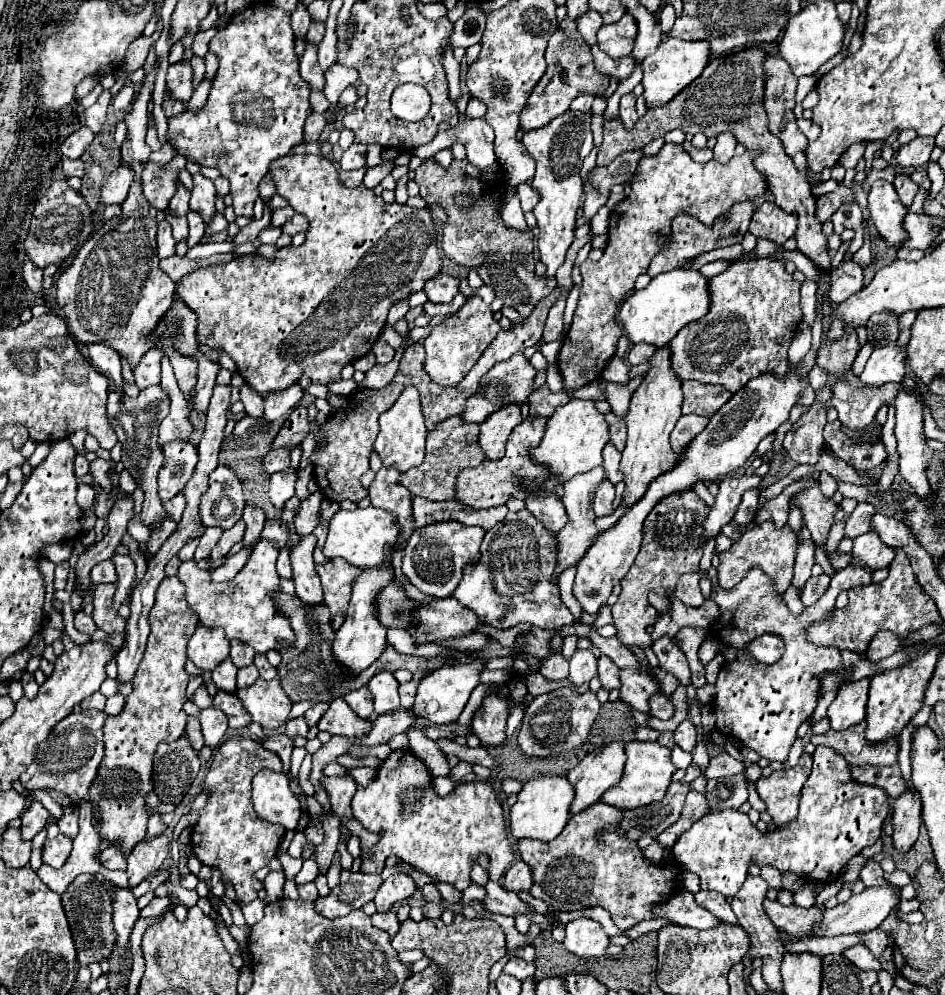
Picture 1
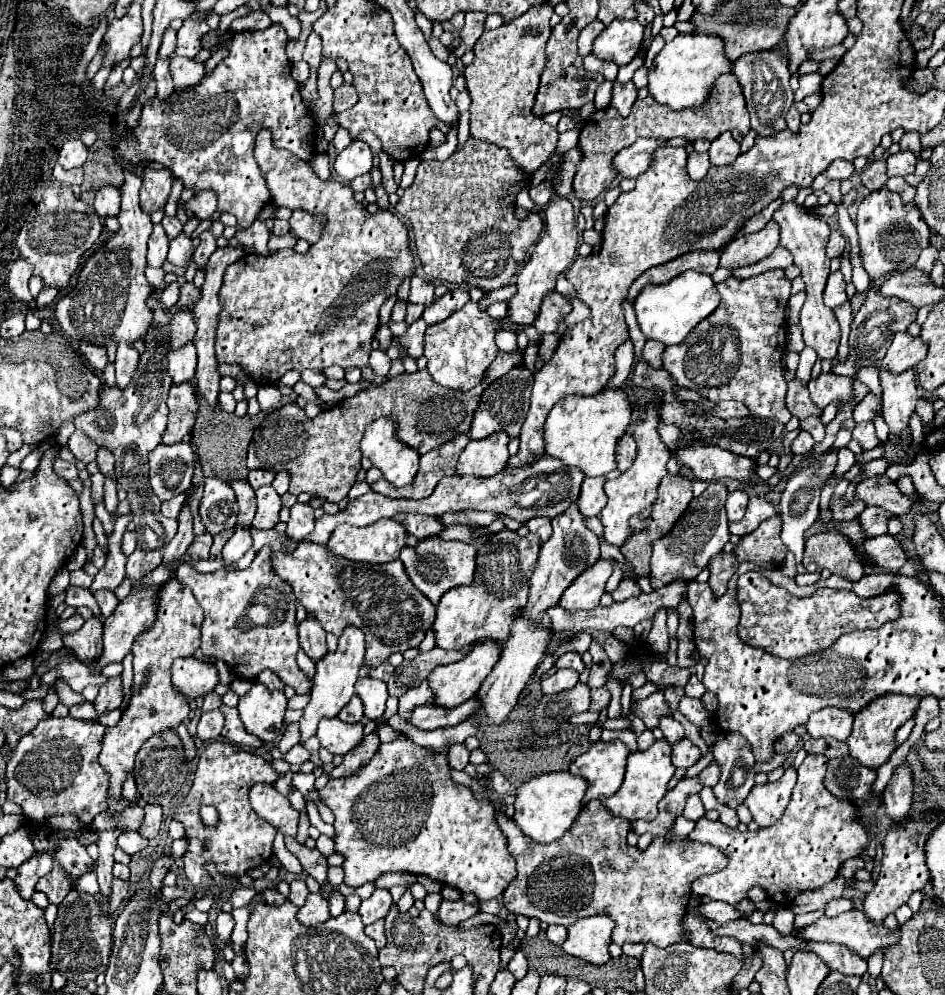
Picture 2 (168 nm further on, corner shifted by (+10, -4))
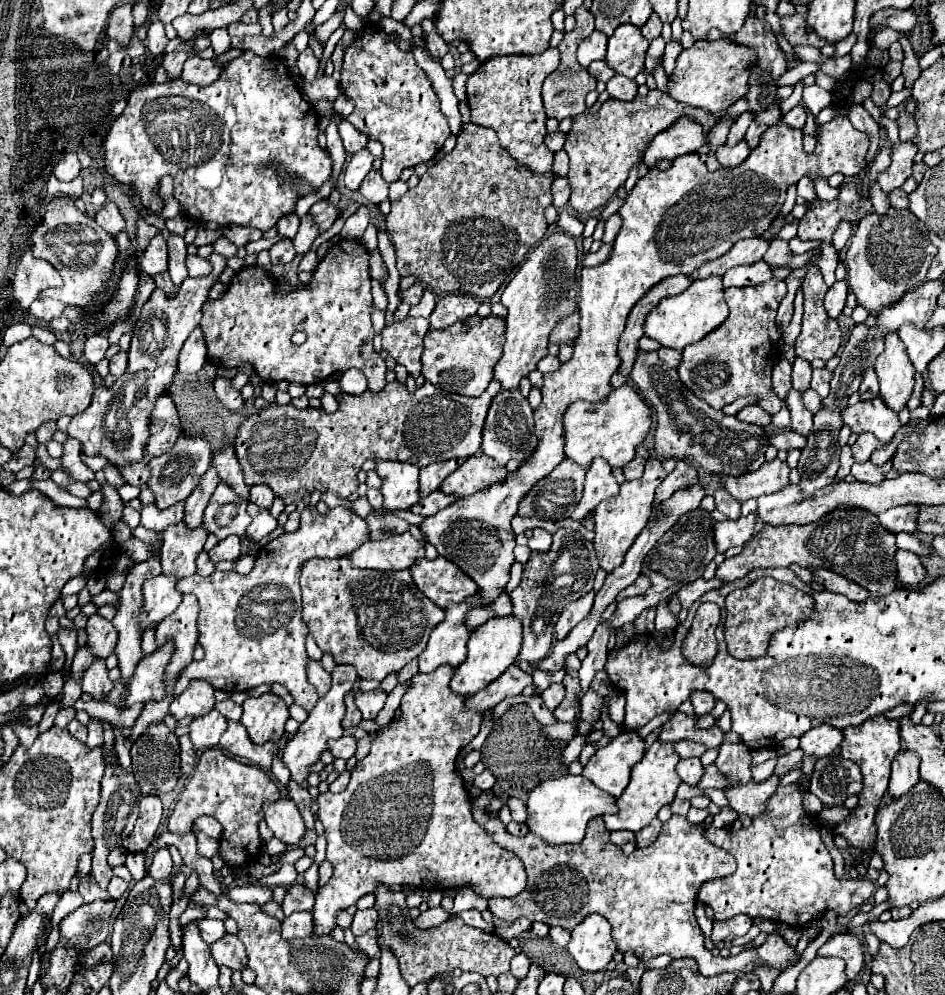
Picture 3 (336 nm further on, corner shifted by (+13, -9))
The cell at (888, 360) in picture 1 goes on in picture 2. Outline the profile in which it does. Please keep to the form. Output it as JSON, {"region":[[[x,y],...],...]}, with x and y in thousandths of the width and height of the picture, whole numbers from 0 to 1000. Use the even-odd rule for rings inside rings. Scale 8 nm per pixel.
{"region":[[[948,336],[929,372],[944,372],[948,376],[957,374],[969,368],[980,358],[980,352],[982,350],[974,340],[965,340],[963,336]]]}

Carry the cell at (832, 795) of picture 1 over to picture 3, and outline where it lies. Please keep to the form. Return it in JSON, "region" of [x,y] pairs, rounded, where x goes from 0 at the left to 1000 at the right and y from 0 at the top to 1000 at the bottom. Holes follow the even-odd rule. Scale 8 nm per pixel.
{"region":[[[839,789],[824,791],[818,801],[814,801],[810,815],[797,821],[793,831],[782,835],[750,831],[746,835],[746,841],[754,849],[765,851],[780,865],[780,875],[776,879],[748,885],[740,893],[738,904],[754,912],[757,926],[790,920],[795,924],[807,922],[838,932],[851,932],[871,922],[873,916],[884,916],[886,922],[894,922],[920,906],[926,895],[921,884],[890,885],[884,881],[879,859],[867,841],[869,831],[850,815],[850,799],[852,795],[839,793]]]}

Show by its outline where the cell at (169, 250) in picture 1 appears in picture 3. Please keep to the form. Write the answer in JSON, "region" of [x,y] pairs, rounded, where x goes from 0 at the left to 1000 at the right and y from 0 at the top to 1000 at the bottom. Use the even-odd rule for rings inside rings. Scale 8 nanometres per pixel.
{"region":[[[164,236],[158,242],[158,248],[149,256],[149,270],[156,276],[166,276],[177,272],[177,242],[172,236]]]}

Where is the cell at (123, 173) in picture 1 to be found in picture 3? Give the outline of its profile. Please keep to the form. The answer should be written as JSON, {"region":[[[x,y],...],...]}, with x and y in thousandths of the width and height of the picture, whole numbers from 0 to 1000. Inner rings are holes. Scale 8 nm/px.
{"region":[[[111,204],[109,210],[101,216],[101,222],[103,222],[105,228],[109,228],[120,238],[126,232],[132,230],[132,222],[130,222],[130,218],[128,218],[128,214],[126,214],[126,210],[124,210],[122,204]]]}

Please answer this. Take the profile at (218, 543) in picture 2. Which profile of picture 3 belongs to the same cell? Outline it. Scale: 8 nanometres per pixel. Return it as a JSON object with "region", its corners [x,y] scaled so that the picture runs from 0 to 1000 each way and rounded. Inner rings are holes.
{"region":[[[242,538],[240,542],[236,542],[230,550],[225,550],[221,554],[221,560],[225,566],[232,564],[247,564],[255,558],[255,542],[251,538]]]}

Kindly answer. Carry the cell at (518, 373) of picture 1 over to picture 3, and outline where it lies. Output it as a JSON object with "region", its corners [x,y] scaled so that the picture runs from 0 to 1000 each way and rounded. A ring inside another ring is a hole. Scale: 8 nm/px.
{"region":[[[530,393],[517,411],[513,431],[511,431],[511,455],[522,459],[528,469],[534,469],[539,461],[547,461],[549,465],[556,465],[560,457],[564,457],[568,449],[568,439],[564,433],[564,411],[560,409],[560,403],[547,393]]]}

